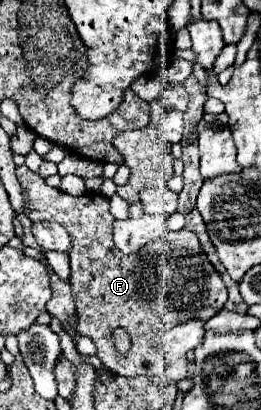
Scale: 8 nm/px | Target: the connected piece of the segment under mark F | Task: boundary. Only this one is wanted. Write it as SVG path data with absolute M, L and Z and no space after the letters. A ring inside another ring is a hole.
M16 167L16 175L24 191L30 195L30 211L26 211L26 215L32 221L56 221L64 225L72 239L72 249L68 255L72 265L70 285L78 317L76 331L94 339L98 357L110 371L124 377L150 375L150 367L158 361L152 347L152 339L158 333L158 323L160 331L168 331L174 325L192 319L208 321L224 307L228 291L210 261L206 267L188 265L190 261L198 263L198 257L202 257L200 253L174 253L166 247L146 245L140 251L126 255L116 249L112 241L114 217L110 215L108 197L102 193L72 197L60 189L48 187L44 177L28 167ZM116 327L124 327L132 339L132 347L124 357L114 355L112 331Z

